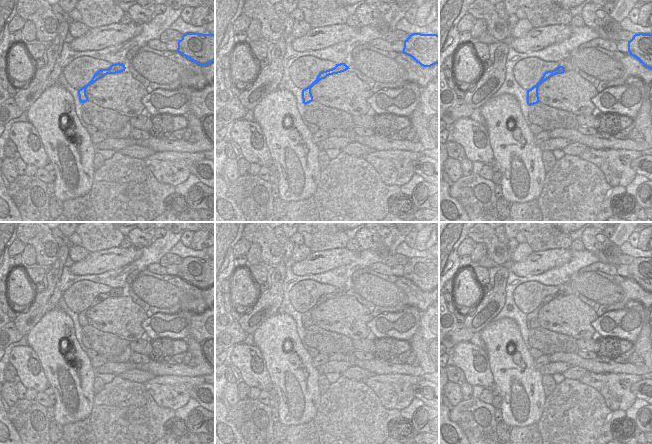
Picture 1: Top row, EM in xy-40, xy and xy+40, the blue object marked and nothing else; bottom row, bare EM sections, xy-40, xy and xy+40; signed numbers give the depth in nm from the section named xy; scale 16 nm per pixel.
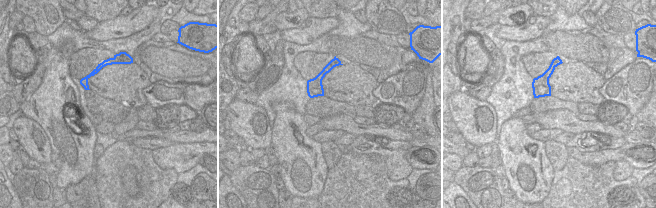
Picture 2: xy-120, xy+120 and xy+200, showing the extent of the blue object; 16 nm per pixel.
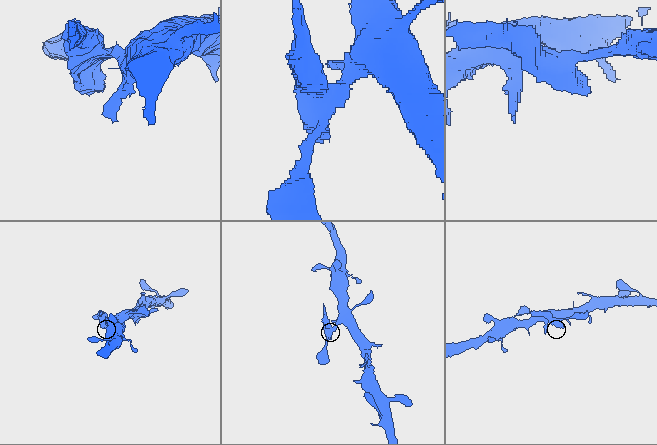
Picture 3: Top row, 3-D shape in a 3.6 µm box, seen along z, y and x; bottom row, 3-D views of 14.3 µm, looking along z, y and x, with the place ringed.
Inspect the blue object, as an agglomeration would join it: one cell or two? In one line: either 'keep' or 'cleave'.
cleave

